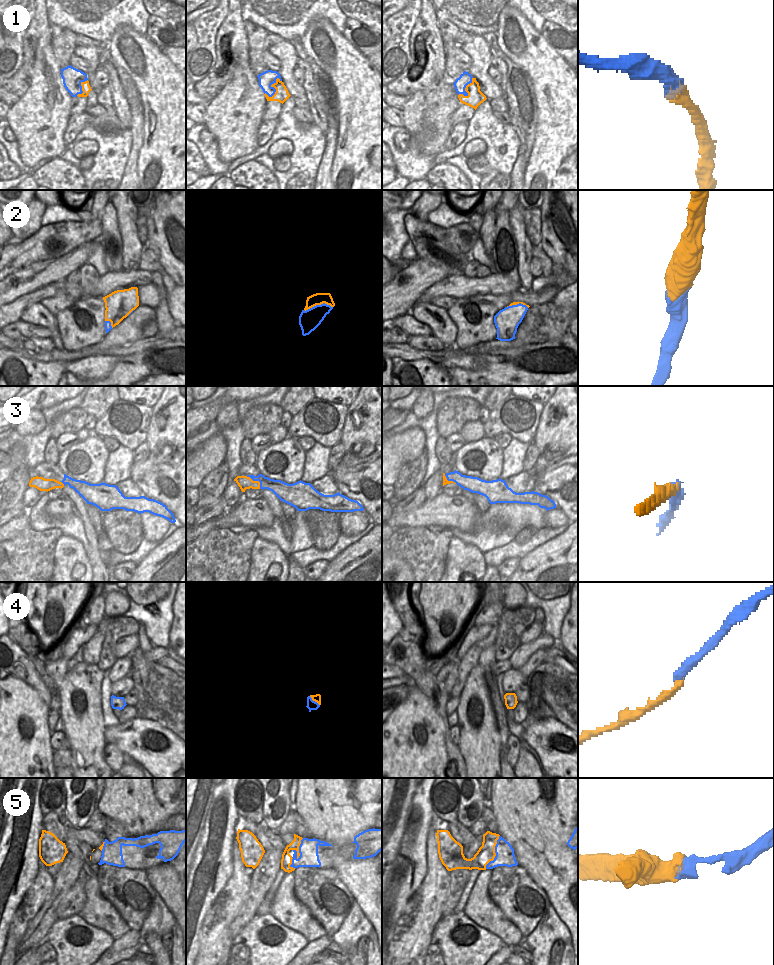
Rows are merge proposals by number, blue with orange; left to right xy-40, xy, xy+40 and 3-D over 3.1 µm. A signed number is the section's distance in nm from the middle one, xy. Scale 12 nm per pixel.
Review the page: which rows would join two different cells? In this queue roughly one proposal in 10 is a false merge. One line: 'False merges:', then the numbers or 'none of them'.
False merges: none of them

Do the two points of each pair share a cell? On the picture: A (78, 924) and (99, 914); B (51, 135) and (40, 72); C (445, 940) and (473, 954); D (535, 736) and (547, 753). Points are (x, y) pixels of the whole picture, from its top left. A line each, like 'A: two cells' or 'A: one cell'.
A: two cells
B: one cell
C: one cell
D: one cell

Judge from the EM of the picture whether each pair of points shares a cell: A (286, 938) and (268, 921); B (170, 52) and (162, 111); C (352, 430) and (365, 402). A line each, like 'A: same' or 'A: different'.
A: same
B: different
C: same

